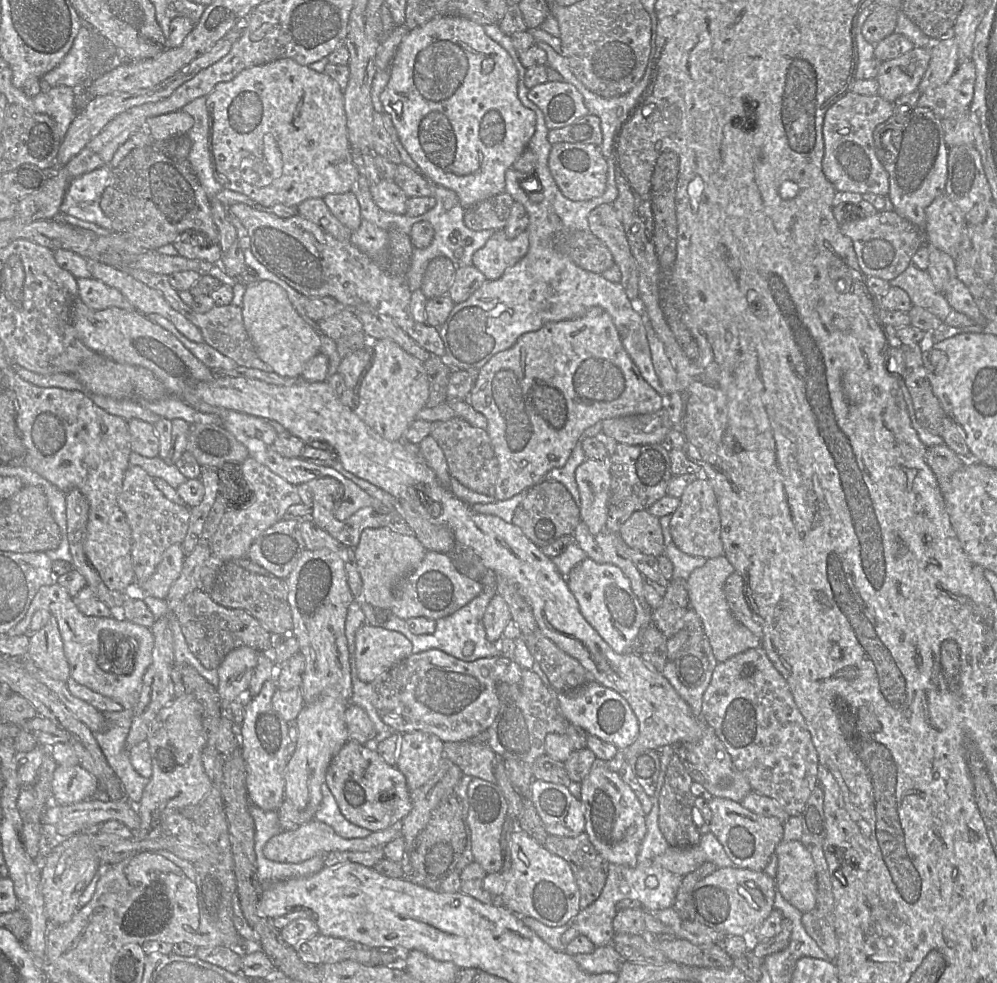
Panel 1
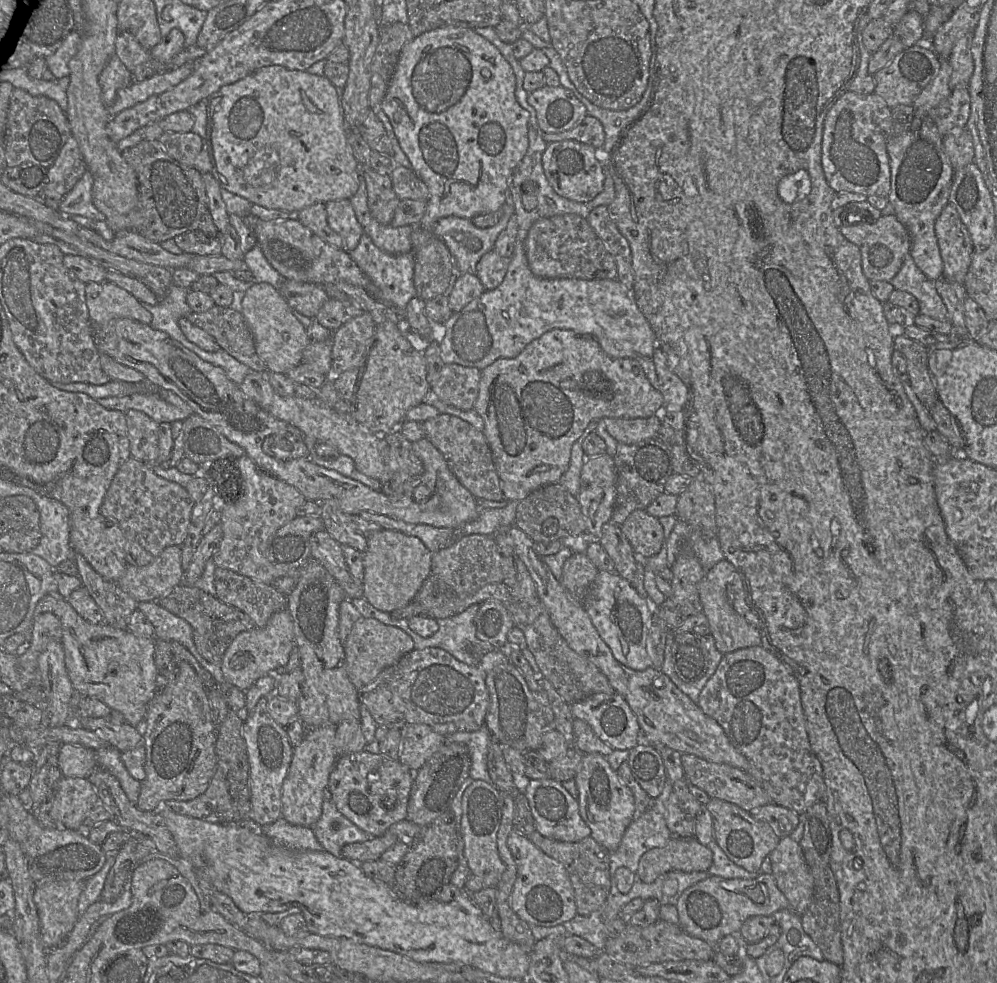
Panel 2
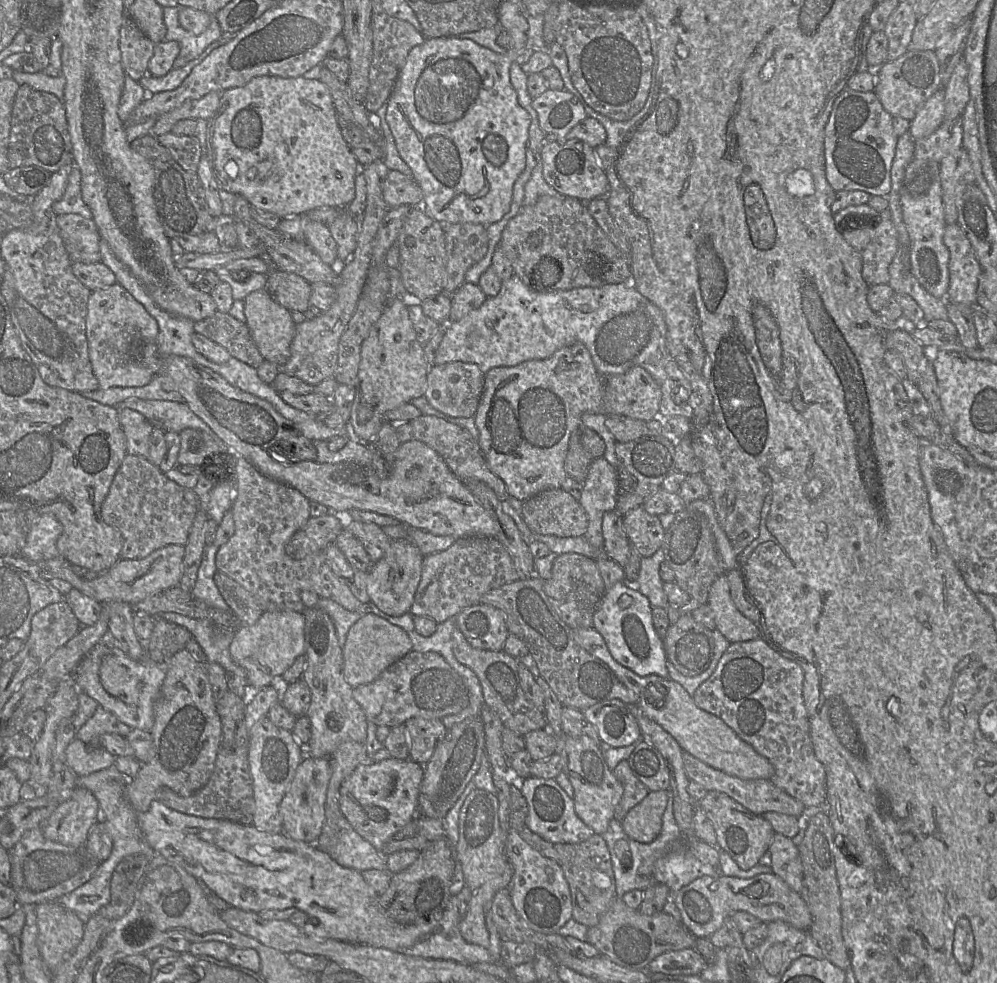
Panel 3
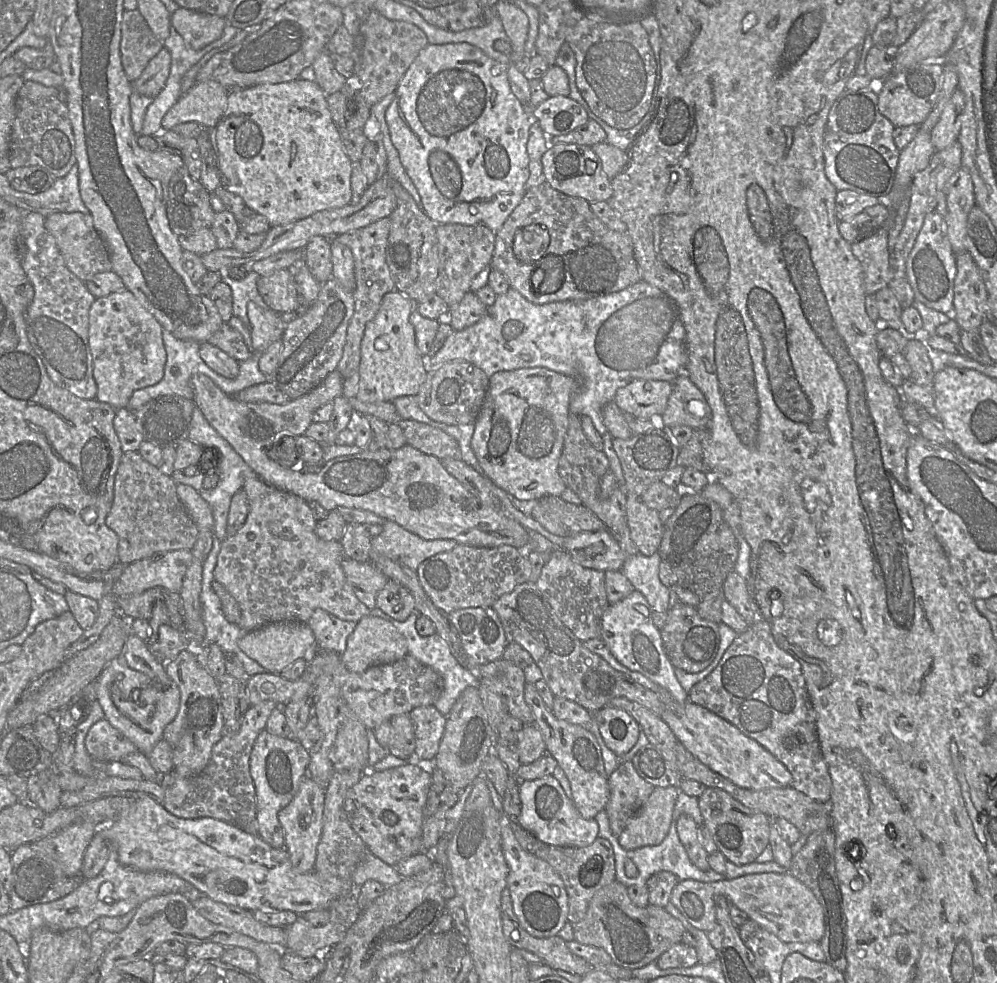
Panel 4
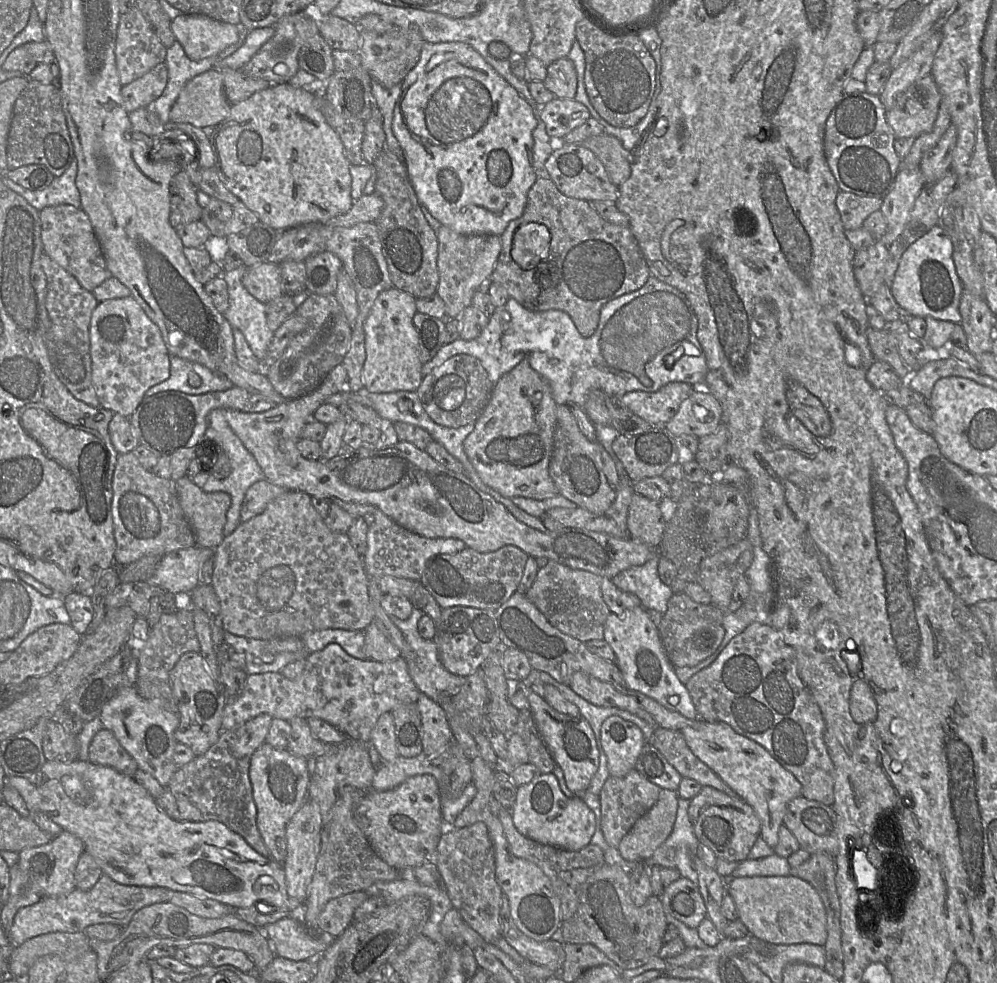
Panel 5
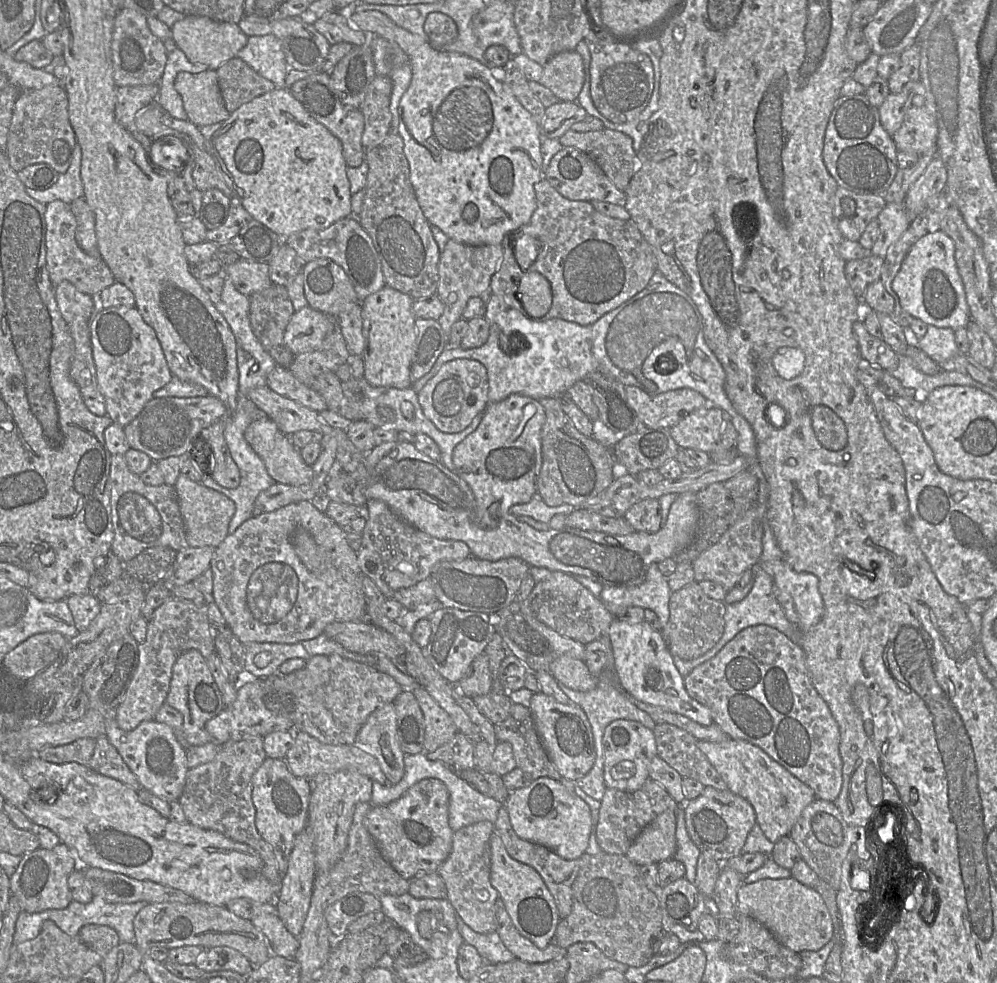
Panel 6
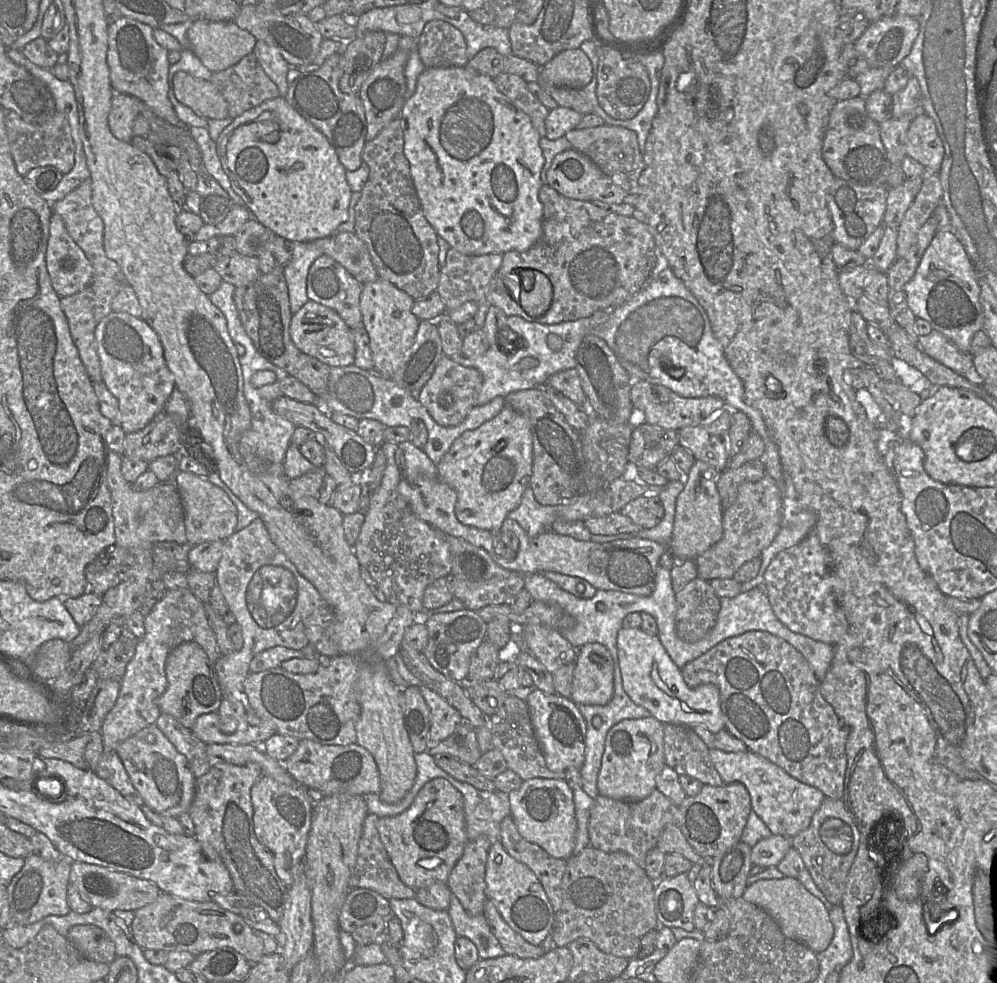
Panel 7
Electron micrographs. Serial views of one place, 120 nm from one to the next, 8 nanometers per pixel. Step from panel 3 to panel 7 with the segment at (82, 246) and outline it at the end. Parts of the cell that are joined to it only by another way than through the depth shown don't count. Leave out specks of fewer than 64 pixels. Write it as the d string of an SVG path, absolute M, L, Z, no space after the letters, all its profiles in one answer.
M52 213L46 250L46 268L60 298L85 289L92 281L93 267L68 234L62 218Z

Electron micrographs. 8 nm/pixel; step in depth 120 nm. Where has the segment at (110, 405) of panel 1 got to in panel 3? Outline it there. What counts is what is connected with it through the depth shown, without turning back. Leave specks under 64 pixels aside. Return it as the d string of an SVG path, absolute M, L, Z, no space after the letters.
M127 399L113 406L117 410L132 409L141 413L156 429L180 433L185 428L195 428L210 434L221 447L222 454L235 454L185 403L164 400Z

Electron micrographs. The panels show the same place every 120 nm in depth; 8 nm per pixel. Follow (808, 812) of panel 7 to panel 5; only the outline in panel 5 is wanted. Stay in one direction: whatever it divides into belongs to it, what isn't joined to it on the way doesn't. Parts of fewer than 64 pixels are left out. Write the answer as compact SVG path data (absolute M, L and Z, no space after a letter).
M703 721L699 728L681 730L693 754L726 783L738 798L749 804L761 821L761 836L771 847L779 841L779 829L791 800L802 796L802 786L770 753L753 740L739 735L723 722Z

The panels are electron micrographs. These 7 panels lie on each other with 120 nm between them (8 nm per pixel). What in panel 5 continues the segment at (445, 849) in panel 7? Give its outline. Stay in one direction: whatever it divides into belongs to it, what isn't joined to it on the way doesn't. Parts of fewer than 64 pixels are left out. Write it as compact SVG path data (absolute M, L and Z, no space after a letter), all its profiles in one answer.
M417 775L406 779L399 786L388 791L370 789L352 806L356 825L362 831L375 853L397 871L416 867L433 860L439 839L447 827L441 816L438 784L432 775Z

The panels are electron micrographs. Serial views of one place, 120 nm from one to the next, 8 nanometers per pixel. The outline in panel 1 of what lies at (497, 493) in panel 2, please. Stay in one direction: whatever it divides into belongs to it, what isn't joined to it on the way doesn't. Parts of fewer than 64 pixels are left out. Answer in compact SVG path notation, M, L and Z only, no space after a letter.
M454 417L433 422L430 435L443 450L452 477L474 492L494 496L499 463L485 429L474 427L462 418Z

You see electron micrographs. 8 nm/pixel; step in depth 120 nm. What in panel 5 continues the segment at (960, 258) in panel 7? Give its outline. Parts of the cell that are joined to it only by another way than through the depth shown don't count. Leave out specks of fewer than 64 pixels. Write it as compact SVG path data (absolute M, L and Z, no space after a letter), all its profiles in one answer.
M939 225L911 244L900 259L892 283L891 293L896 302L913 316L930 316L960 324L959 304L963 285L956 272L952 253L952 242Z

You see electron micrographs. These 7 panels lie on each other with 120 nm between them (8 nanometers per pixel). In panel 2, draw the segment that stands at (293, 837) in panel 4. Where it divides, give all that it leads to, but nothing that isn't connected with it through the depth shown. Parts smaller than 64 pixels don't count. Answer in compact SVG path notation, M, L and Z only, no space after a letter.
M337 725L309 729L302 741L293 749L291 764L283 782L281 796L282 817L292 825L312 828L322 814L323 799L326 789L328 789L329 776L339 757L335 746L336 729Z

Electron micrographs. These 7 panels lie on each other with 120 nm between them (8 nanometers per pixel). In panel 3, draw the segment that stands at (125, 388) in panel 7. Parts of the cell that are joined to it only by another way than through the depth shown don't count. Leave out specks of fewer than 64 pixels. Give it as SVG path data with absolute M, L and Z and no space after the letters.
M118 283L92 291L86 315L86 338L99 388L142 387L149 384L154 373L139 361L138 348L144 343L156 343L158 333L157 321Z

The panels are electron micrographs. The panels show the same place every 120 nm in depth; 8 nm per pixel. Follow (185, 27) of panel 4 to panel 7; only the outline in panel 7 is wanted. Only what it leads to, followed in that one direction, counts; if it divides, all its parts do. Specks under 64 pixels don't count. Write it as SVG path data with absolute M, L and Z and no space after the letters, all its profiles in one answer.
M194 20L187 32L190 49L212 73L237 64L253 52L257 39L232 22Z

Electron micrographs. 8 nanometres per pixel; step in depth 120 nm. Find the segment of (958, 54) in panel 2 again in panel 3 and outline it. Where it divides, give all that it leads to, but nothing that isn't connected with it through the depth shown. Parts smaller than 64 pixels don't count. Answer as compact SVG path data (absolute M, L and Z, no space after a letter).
M963 59L956 64L944 89L944 120L961 117L969 99L967 65Z

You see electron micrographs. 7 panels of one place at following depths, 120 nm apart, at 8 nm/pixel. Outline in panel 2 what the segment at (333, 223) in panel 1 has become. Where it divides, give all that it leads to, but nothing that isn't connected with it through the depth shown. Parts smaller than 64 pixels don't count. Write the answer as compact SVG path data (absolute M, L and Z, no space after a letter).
M324 203L308 206L296 213L295 217L326 243L336 248L343 248L343 239L328 224Z

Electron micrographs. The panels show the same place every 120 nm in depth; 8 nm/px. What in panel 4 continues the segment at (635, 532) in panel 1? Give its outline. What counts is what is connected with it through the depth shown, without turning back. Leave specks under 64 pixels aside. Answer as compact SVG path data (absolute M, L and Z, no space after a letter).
M626 495L626 524L640 554L652 556L658 552L664 533L658 511L647 507L640 498Z

